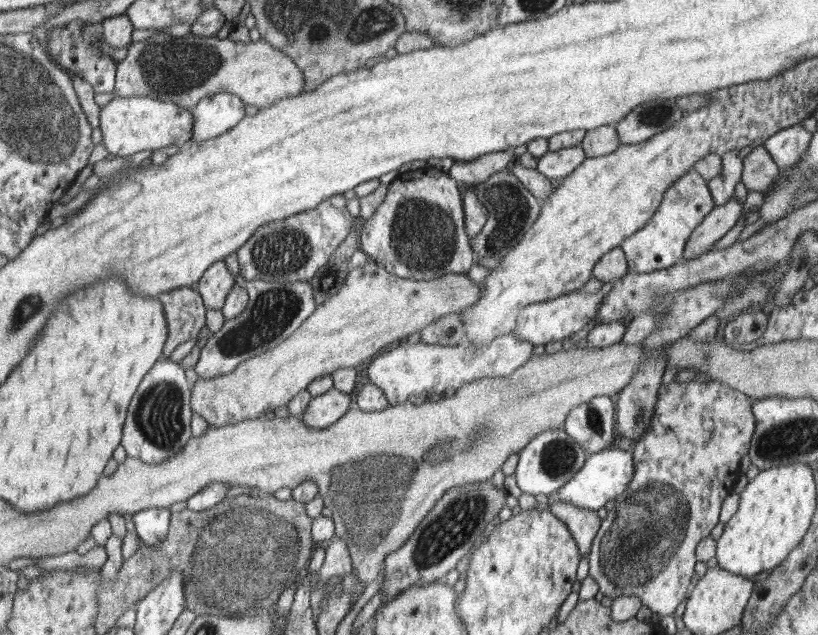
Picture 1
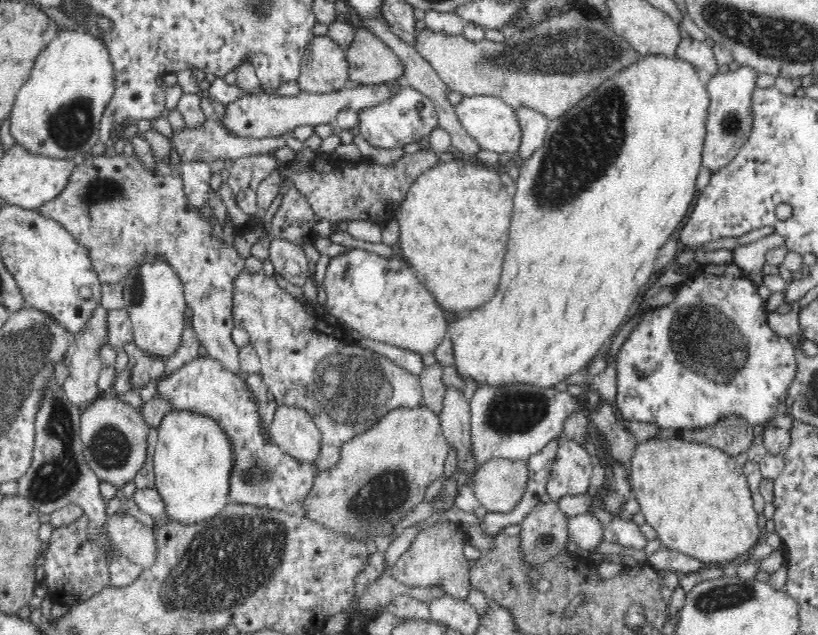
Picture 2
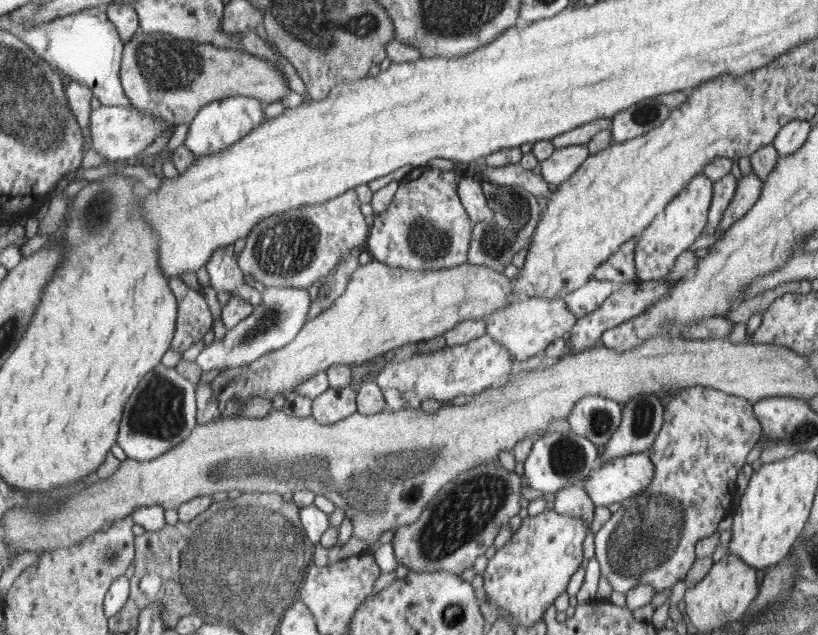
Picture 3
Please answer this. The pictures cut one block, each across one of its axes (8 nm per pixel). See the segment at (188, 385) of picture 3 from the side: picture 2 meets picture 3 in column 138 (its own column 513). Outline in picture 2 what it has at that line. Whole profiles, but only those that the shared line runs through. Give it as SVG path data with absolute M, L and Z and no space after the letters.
M480 386L478 390L473 392L471 399L469 400L469 405L471 408L471 455L477 460L477 464L482 466L484 462L492 458L504 458L508 460L520 460L527 461L530 456L536 454L544 448L554 438L562 437L563 435L563 424L566 422L567 418L572 416L576 411L580 411L581 408L578 406L576 397L570 395L568 391L558 391L552 387L551 389L540 389L534 386L500 386L499 389L493 386Z

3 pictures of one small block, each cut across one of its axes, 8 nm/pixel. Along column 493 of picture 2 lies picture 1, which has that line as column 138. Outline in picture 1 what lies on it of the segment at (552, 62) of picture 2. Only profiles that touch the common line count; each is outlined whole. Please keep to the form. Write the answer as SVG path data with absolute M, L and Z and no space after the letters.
M159 32L154 36L150 36L148 40L137 41L133 39L131 45L128 47L128 52L126 58L117 63L117 76L116 76L116 88L114 93L118 97L128 98L128 97L139 97L139 96L150 96L162 101L172 101L178 103L181 107L186 107L186 109L193 110L194 106L198 104L198 101L202 100L204 97L209 97L210 95L216 93L230 93L238 95L240 98L245 100L245 104L257 106L257 107L267 107L276 103L276 101L282 100L284 97L293 97L299 95L305 90L305 71L301 69L289 57L289 55L284 54L281 50L275 49L268 41L260 39L256 42L235 42L226 39L225 35L215 37L196 37L196 36L182 36L182 38L176 38L170 34L165 34Z

